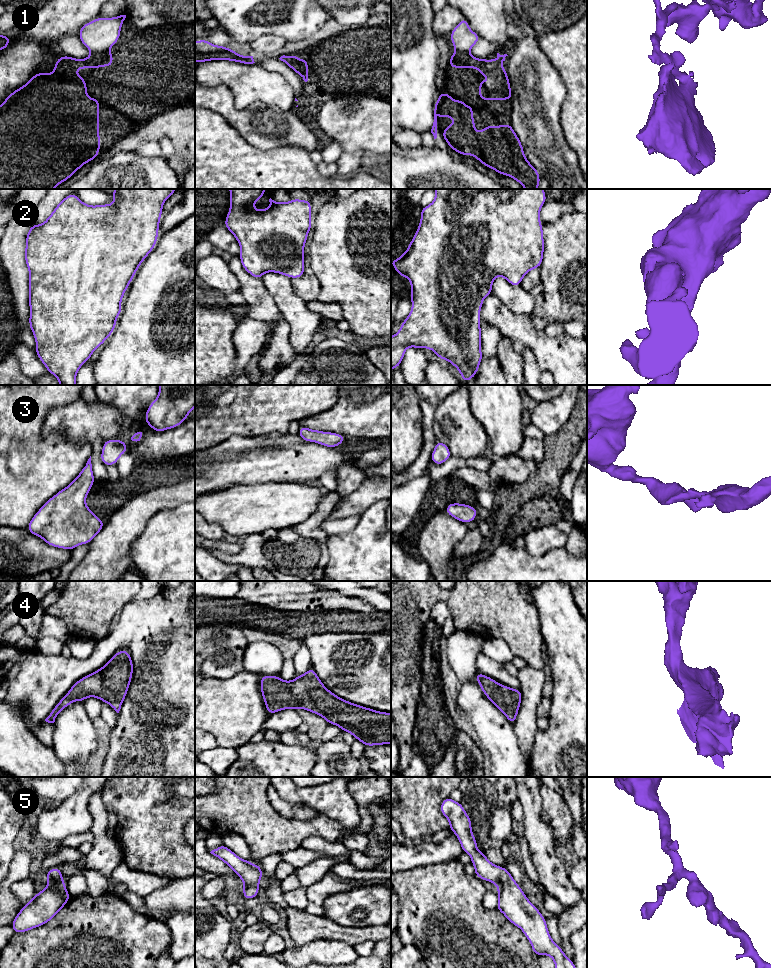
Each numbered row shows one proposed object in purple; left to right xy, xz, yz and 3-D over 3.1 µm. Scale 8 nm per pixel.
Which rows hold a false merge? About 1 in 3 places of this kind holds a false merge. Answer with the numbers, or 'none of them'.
1

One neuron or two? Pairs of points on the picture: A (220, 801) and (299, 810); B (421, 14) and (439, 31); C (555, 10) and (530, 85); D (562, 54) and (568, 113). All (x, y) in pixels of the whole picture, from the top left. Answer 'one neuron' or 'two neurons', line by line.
A: two neurons
B: two neurons
C: two neurons
D: one neuron

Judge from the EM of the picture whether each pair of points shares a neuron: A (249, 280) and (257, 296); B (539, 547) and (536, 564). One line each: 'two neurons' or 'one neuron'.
A: one neuron
B: two neurons

